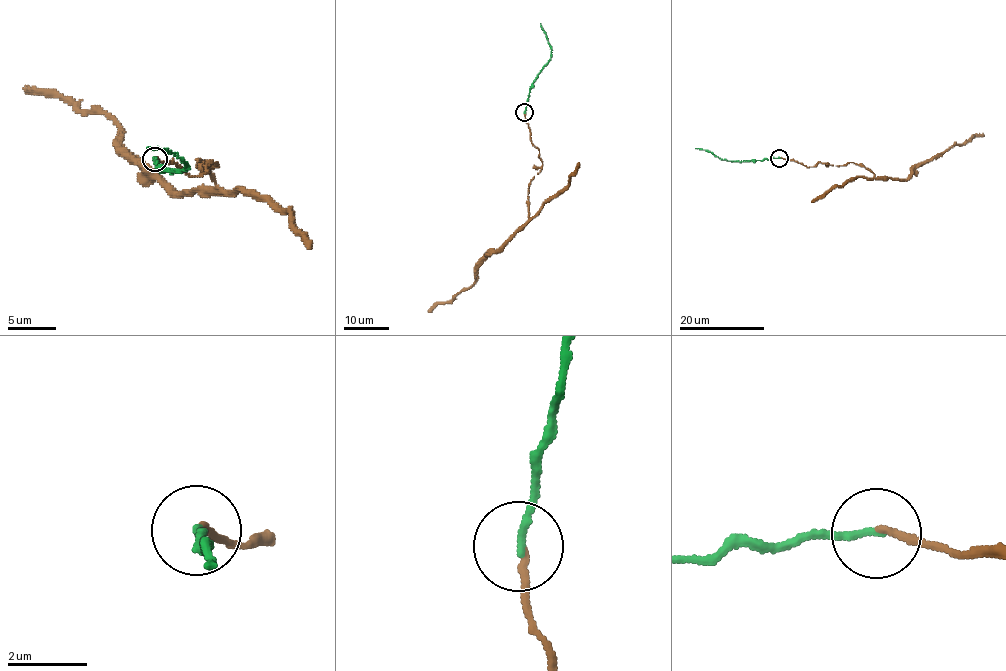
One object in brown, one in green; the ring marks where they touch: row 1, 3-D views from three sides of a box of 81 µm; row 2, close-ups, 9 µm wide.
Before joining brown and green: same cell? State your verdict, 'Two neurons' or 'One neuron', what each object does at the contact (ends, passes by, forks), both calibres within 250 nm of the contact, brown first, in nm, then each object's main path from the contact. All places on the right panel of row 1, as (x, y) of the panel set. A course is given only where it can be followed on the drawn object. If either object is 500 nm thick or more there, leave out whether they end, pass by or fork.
Two neurons. At the ring brown ends. At the ring green ends. Thickness 160 nm (brown) against 170 nm. Course of brown: (779, 157), (806, 167), (819, 162), (853, 162), (863, 164), (876, 177), (906, 178), (953, 145), (983, 134). Course of green: (779, 158), (733, 162), (695, 148)

